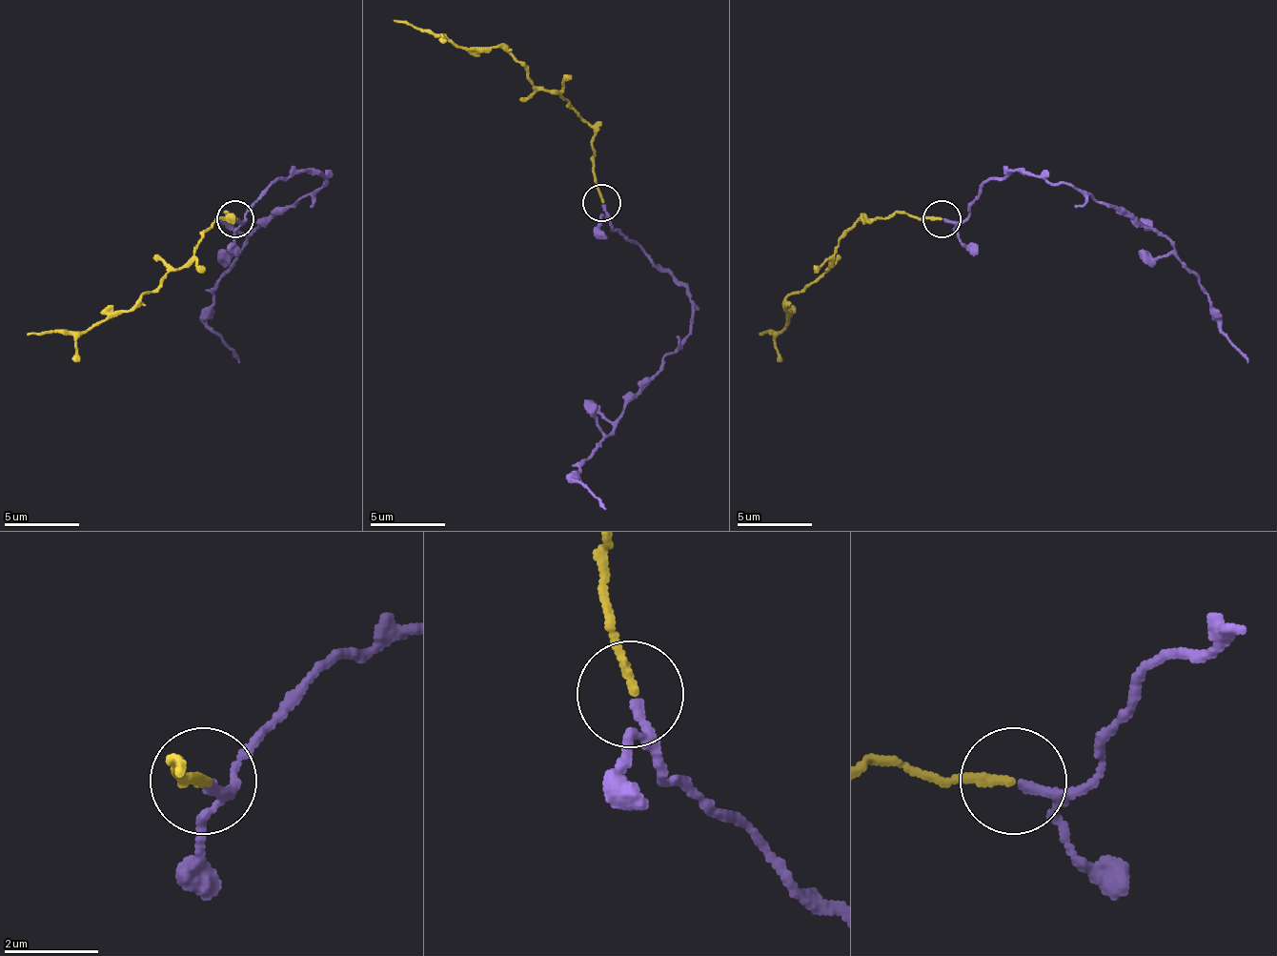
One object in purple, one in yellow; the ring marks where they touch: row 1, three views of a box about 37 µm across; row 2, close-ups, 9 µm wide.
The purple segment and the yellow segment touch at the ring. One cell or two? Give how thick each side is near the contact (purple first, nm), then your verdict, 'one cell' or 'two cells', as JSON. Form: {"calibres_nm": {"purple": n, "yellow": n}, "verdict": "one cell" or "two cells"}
{"calibres_nm": {"purple": 150, "yellow": 180}, "verdict": "one cell"}

